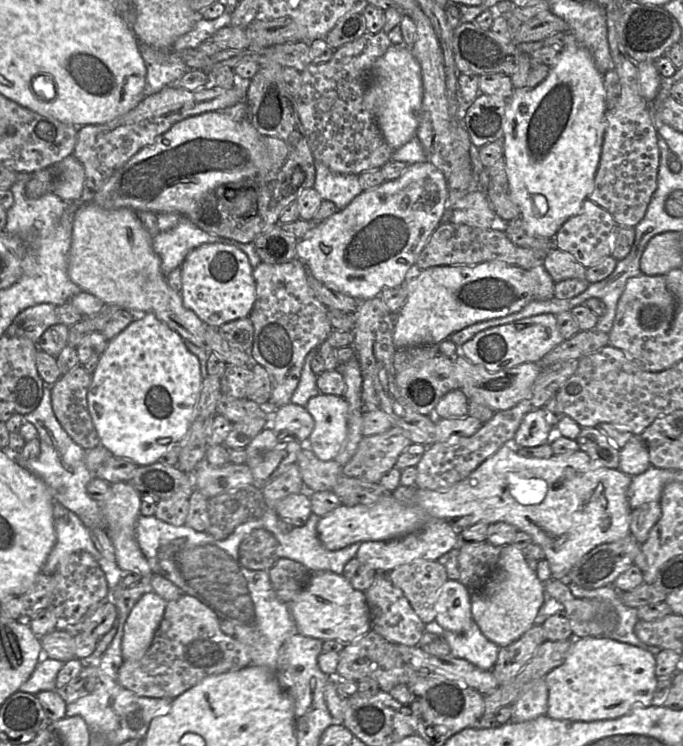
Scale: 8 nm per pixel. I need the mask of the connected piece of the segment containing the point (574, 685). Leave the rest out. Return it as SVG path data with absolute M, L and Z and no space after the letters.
M607 637L572 640L564 662L545 676L547 716L555 720L591 722L616 719L636 706L652 706L657 685L656 660L650 652Z

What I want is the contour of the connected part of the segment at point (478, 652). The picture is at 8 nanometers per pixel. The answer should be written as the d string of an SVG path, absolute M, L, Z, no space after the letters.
M473 620L469 629L462 634L445 630L436 621L425 624L425 631L443 637L451 648L451 655L455 658L465 659L482 670L492 670L496 663L500 647L488 640Z

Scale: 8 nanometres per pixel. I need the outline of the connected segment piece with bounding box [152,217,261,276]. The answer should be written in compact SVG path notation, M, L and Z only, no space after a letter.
M181 217L171 230L154 236L152 242L155 253L160 257L161 270L165 276L180 267L193 249L206 243L222 243L237 247L246 254L253 269L261 262L253 243L242 244L207 233L187 217Z

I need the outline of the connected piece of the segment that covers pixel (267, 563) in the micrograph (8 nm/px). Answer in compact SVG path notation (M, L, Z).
M255 529L240 543L238 556L241 564L250 570L268 570L280 558L277 554L278 542L265 529Z

